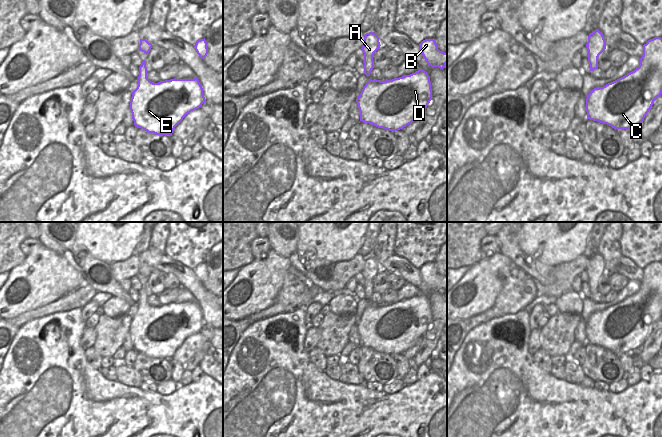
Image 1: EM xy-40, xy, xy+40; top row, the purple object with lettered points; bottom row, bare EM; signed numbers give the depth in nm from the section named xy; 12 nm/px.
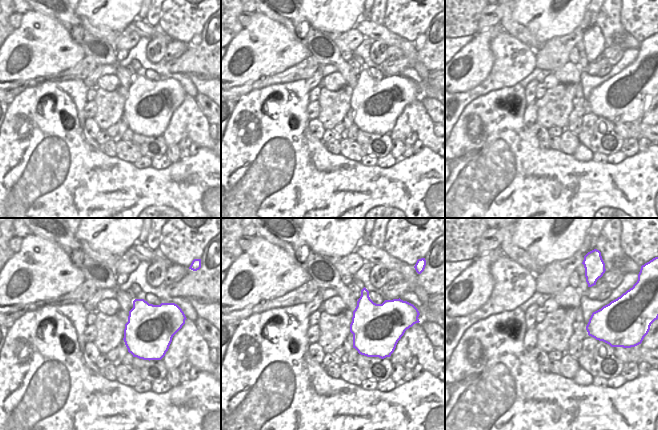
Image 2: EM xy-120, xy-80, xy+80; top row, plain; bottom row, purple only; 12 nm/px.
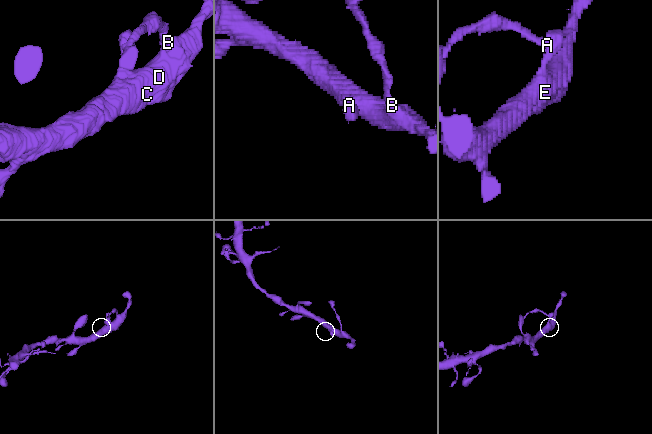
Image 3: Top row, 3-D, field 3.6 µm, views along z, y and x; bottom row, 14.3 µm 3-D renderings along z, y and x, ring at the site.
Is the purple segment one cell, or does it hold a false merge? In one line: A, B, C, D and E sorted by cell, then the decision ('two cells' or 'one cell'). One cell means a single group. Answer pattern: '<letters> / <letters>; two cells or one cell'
A B C D E; one cell

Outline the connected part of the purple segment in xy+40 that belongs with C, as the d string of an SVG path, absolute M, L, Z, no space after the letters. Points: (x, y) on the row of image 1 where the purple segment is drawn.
M655 37L643 45L640 65L627 75L594 88L586 98L587 118L616 129L632 129L642 124L654 101L662 94L662 38Z

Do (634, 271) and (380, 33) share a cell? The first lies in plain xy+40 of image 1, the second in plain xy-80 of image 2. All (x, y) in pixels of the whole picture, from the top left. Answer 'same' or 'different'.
same

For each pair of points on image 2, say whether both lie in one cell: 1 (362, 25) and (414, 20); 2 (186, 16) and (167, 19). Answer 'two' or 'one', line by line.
1: two
2: one

